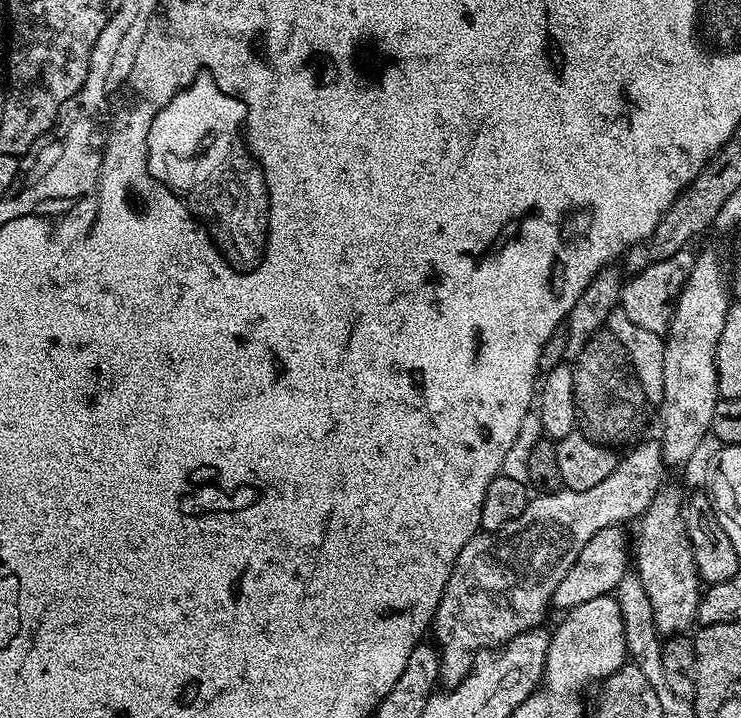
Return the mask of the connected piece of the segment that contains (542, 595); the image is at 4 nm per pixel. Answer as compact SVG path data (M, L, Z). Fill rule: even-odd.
M637 443L631 449L633 452L617 463L614 474L598 482L598 486L590 486L590 490L577 492L564 488L558 492L537 495L529 499L526 510L522 510L522 514L502 530L481 531L473 540L466 542L459 558L452 565L452 573L444 587L434 621L434 644L440 654L438 680L441 685L455 686L462 683L470 671L469 661L477 654L499 649L518 634L541 627L545 623L544 615L552 604L552 595L566 578L570 566L578 562L582 546L586 546L586 542L590 542L590 538L594 538L598 530L623 525L623 520L632 520L635 516L636 519L643 517L659 494L662 487L660 479L666 471L659 443L644 443Z

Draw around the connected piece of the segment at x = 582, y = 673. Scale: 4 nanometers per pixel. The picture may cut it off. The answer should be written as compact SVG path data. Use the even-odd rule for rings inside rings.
M615 595L599 596L571 609L548 641L543 683L556 696L576 696L583 688L599 685L626 663L624 623Z

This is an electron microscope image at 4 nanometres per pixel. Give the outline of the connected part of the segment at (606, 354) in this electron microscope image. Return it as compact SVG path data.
M597 334L589 338L586 346L574 358L574 402L576 403L576 423L579 431L596 444L605 446L617 446L616 444L628 444L641 439L640 431L644 428L644 408L646 409L646 397L644 388L632 369L632 361L623 339Z

